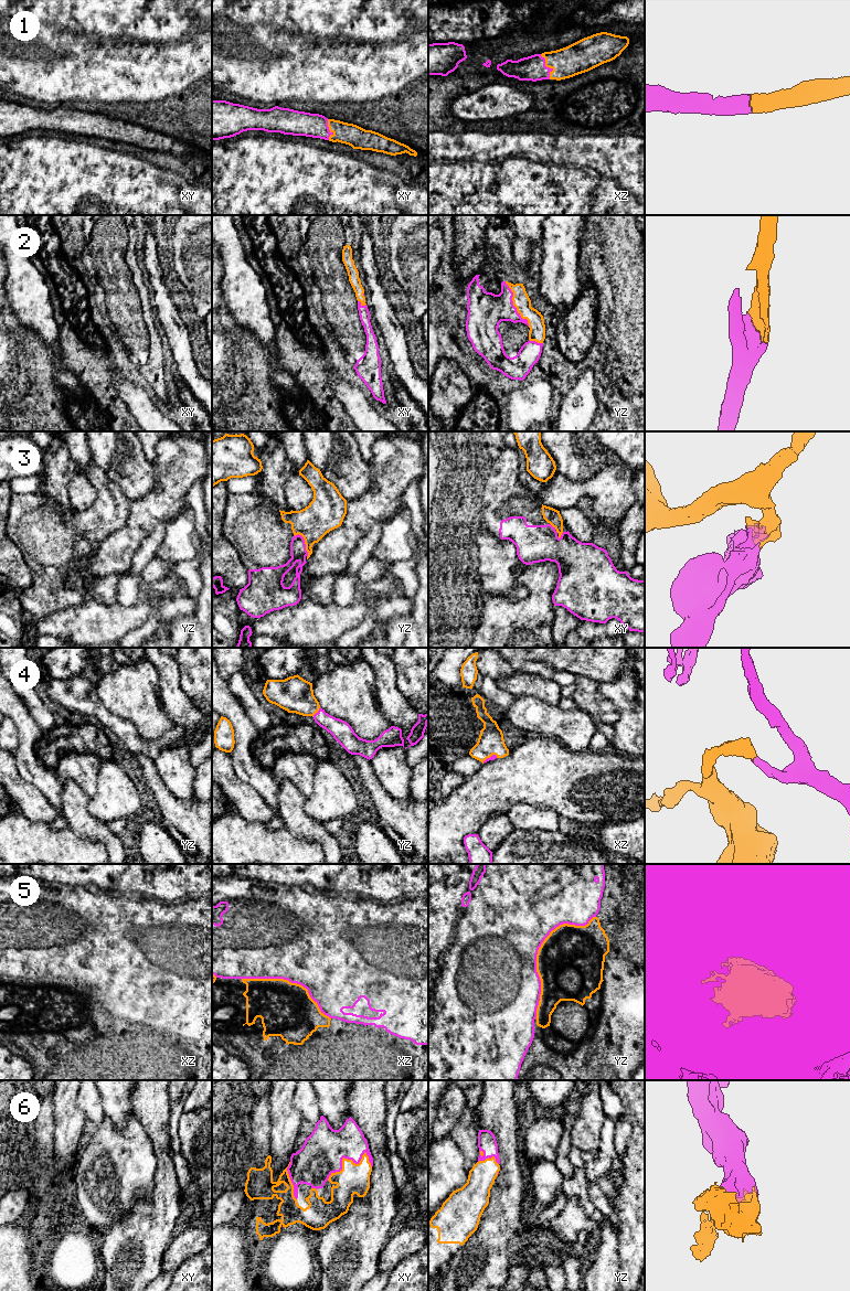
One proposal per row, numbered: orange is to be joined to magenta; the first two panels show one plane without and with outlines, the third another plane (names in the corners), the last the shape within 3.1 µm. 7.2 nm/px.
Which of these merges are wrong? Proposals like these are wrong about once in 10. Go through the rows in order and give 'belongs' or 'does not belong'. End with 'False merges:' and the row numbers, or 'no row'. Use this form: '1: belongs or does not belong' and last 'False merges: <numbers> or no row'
1: belongs
2: belongs
3: belongs
4: belongs
5: does not belong
6: belongs
False merges: 5

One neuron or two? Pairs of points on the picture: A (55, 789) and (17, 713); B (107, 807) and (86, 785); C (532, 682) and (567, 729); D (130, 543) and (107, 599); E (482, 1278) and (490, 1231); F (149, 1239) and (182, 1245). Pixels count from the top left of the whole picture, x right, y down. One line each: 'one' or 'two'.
A: one
B: two
C: two
D: two
E: one
F: two

